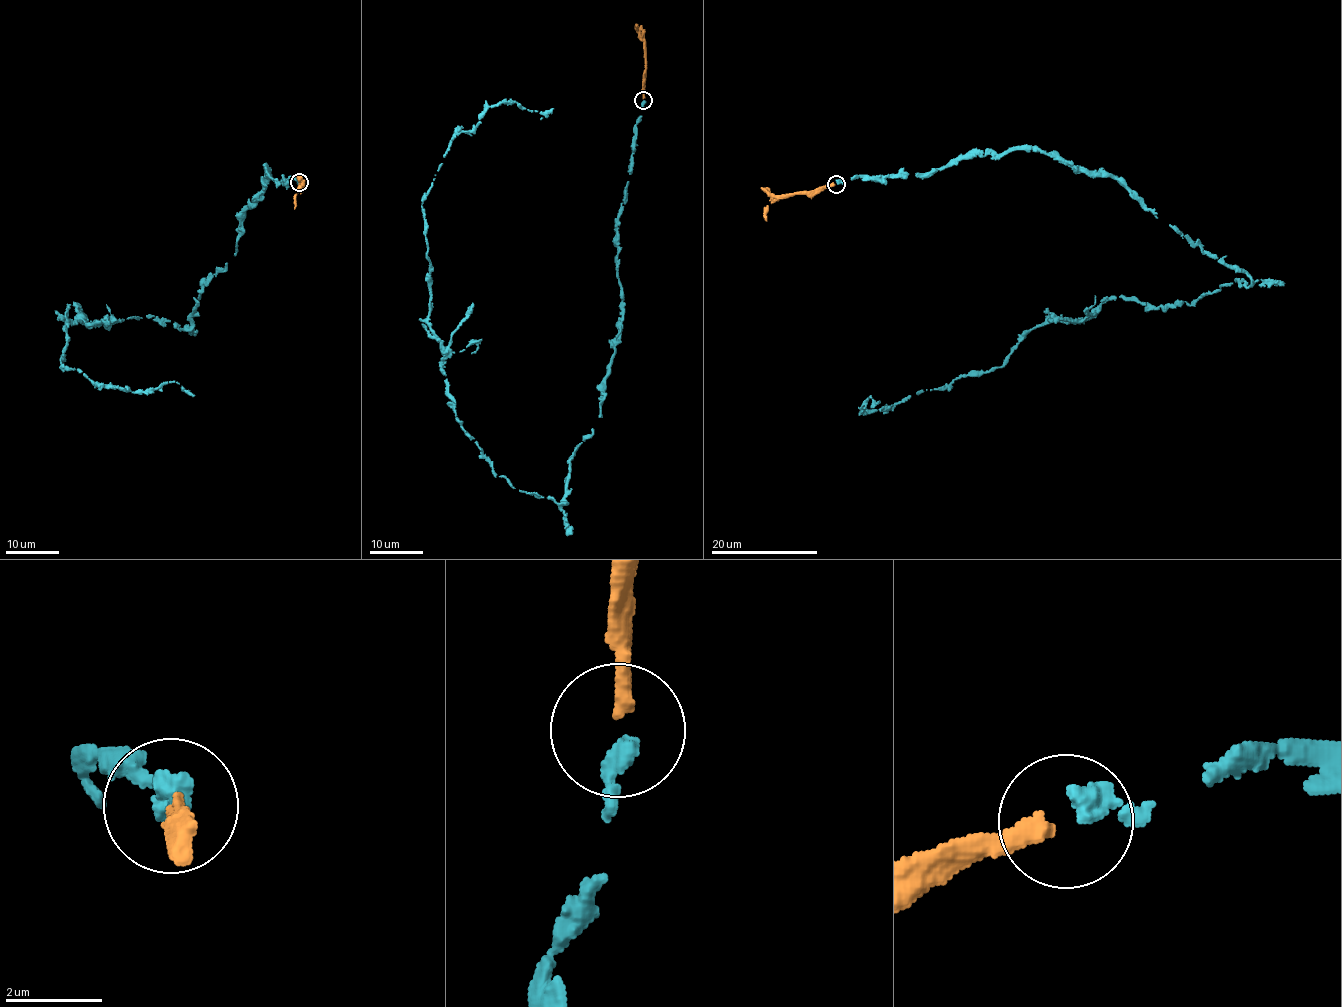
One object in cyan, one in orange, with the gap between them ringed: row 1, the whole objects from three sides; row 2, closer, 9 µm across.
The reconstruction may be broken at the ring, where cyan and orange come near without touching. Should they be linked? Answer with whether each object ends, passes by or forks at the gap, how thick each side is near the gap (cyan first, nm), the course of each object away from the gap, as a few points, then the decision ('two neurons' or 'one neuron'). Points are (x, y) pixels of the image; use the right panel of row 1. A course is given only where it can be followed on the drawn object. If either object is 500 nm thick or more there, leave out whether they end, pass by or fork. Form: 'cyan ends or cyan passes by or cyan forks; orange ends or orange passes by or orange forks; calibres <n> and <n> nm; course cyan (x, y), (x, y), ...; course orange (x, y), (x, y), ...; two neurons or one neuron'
cyan ends; orange ends; calibres 440 and 340 nm; course cyan (836, 182), (1040, 149), (1119, 178), (1253, 282), (1159, 308), (1107, 299), (1036, 325), (1001, 366), (871, 406); course orange (835, 184), (811, 191), (777, 195), (768, 205), (766, 221); one neuron

